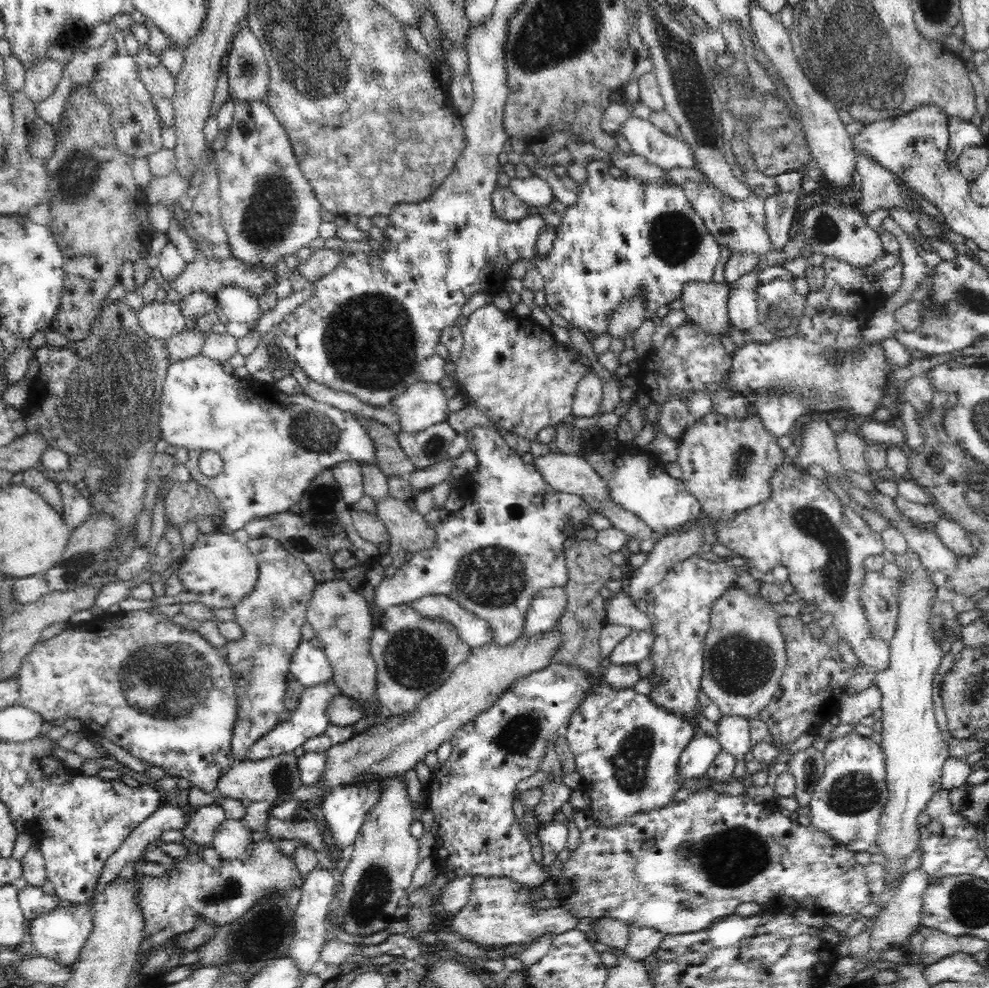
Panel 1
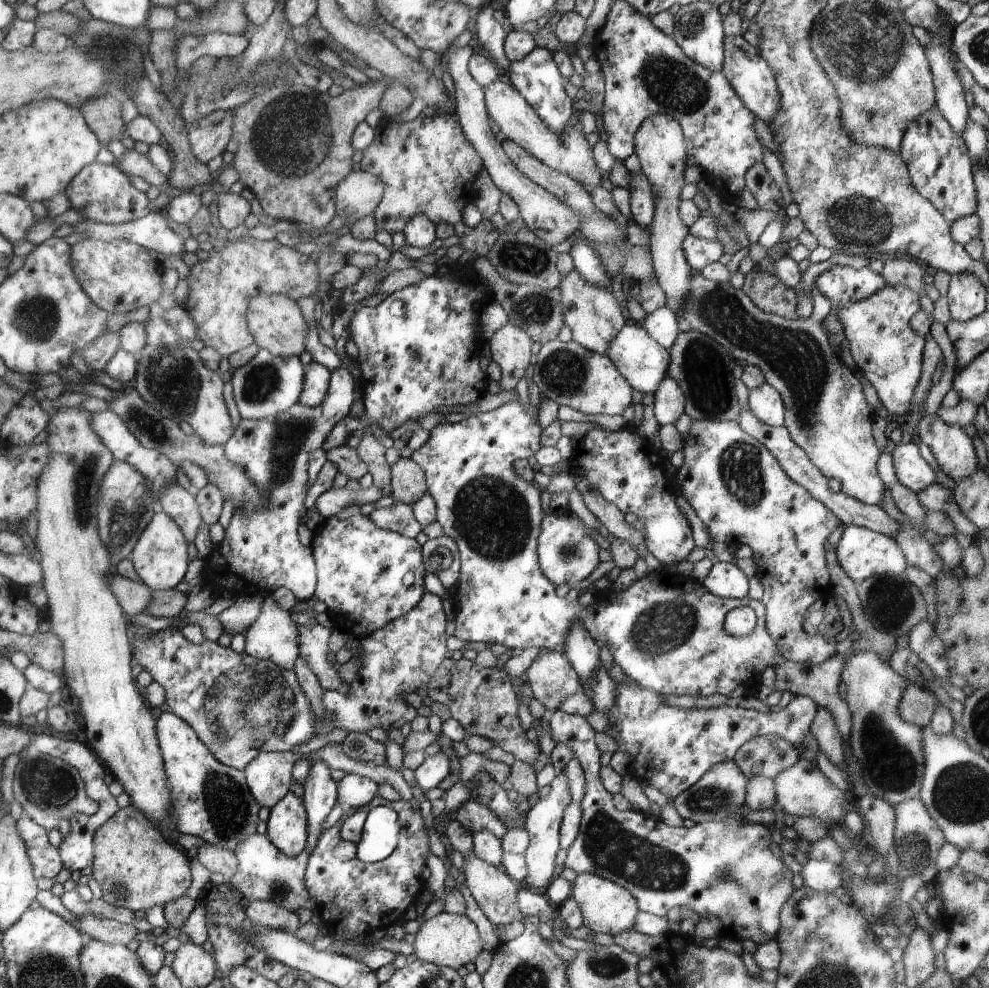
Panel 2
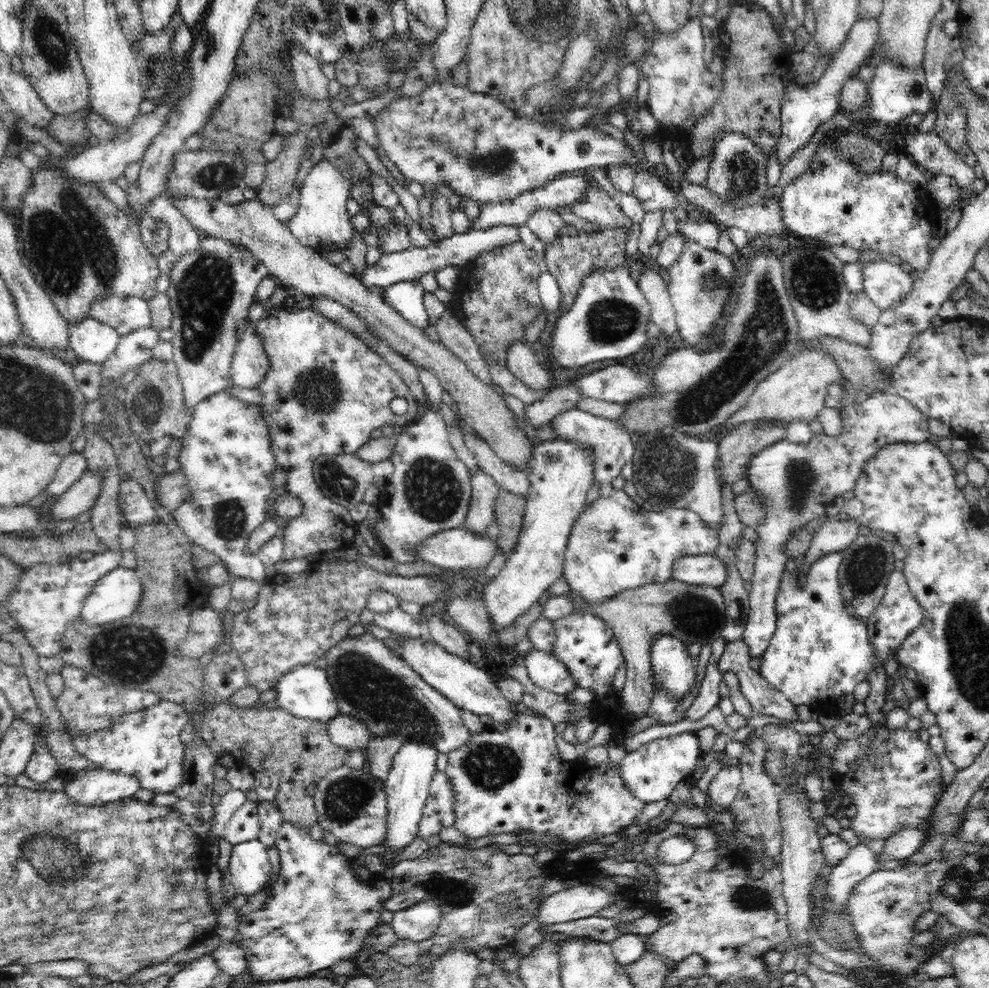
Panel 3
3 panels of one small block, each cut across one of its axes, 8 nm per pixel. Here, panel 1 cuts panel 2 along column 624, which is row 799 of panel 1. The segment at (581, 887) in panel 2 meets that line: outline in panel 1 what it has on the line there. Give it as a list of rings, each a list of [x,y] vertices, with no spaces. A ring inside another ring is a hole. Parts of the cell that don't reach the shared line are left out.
[[[908,550],[896,555],[895,563],[898,565],[900,572],[906,575],[904,580],[899,580],[899,589],[897,590],[898,625],[896,625],[894,636],[889,640],[889,654],[891,655],[889,665],[873,680],[876,688],[880,689],[881,709],[883,710],[880,719],[882,721],[880,746],[884,749],[886,761],[888,802],[879,823],[881,830],[880,835],[878,835],[878,850],[882,850],[882,855],[888,858],[888,864],[886,864],[886,878],[888,880],[892,880],[890,876],[894,874],[894,870],[890,870],[890,868],[900,868],[900,862],[919,849],[920,826],[917,818],[922,810],[926,810],[933,794],[942,788],[943,766],[946,760],[950,758],[948,743],[944,741],[942,730],[938,727],[934,717],[934,698],[932,698],[934,696],[934,673],[944,655],[939,642],[936,641],[935,632],[930,627],[937,586],[932,583],[928,569],[920,563],[919,556],[914,551]]]

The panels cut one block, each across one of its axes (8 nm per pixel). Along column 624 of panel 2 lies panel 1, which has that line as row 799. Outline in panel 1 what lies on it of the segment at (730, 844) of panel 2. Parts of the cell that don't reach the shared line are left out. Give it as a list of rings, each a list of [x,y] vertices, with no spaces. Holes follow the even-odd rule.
[[[852,730],[828,741],[823,750],[825,769],[820,782],[815,786],[810,799],[811,826],[828,834],[829,838],[854,853],[872,851],[876,838],[880,835],[880,820],[888,802],[888,785],[886,785],[886,761],[884,749],[870,737]]]

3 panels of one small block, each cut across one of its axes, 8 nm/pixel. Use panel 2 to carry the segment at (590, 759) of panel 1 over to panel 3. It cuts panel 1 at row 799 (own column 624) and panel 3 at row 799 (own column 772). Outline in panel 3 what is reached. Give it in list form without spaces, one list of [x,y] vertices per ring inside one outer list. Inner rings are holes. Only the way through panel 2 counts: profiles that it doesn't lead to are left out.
[[[690,731],[652,740],[652,744],[644,744],[634,756],[638,762],[622,762],[618,771],[634,797],[644,803],[656,802],[668,798],[678,782],[685,781],[693,786],[690,776],[702,754],[704,752],[700,748],[697,732]]]

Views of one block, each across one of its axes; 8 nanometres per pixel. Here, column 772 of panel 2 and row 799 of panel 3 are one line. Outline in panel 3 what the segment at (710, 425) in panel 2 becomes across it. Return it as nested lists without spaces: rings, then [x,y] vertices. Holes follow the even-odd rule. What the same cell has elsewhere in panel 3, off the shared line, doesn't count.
[[[521,713],[507,723],[505,732],[485,730],[470,734],[470,738],[458,748],[448,752],[448,764],[444,773],[452,785],[453,826],[471,839],[488,834],[510,834],[529,830],[530,833],[560,837],[566,843],[577,846],[586,836],[604,837],[620,832],[620,828],[637,822],[646,803],[628,791],[618,769],[612,766],[588,767],[583,760],[570,756],[559,736],[560,726],[543,715]]]

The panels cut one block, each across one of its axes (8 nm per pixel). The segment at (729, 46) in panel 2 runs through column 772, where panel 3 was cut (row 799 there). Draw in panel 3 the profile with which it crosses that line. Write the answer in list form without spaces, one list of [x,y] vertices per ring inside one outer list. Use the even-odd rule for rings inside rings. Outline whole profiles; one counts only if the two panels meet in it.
[[[96,768],[76,774],[65,773],[64,776],[66,797],[83,806],[104,806],[133,797],[140,790],[136,777],[113,770]]]

